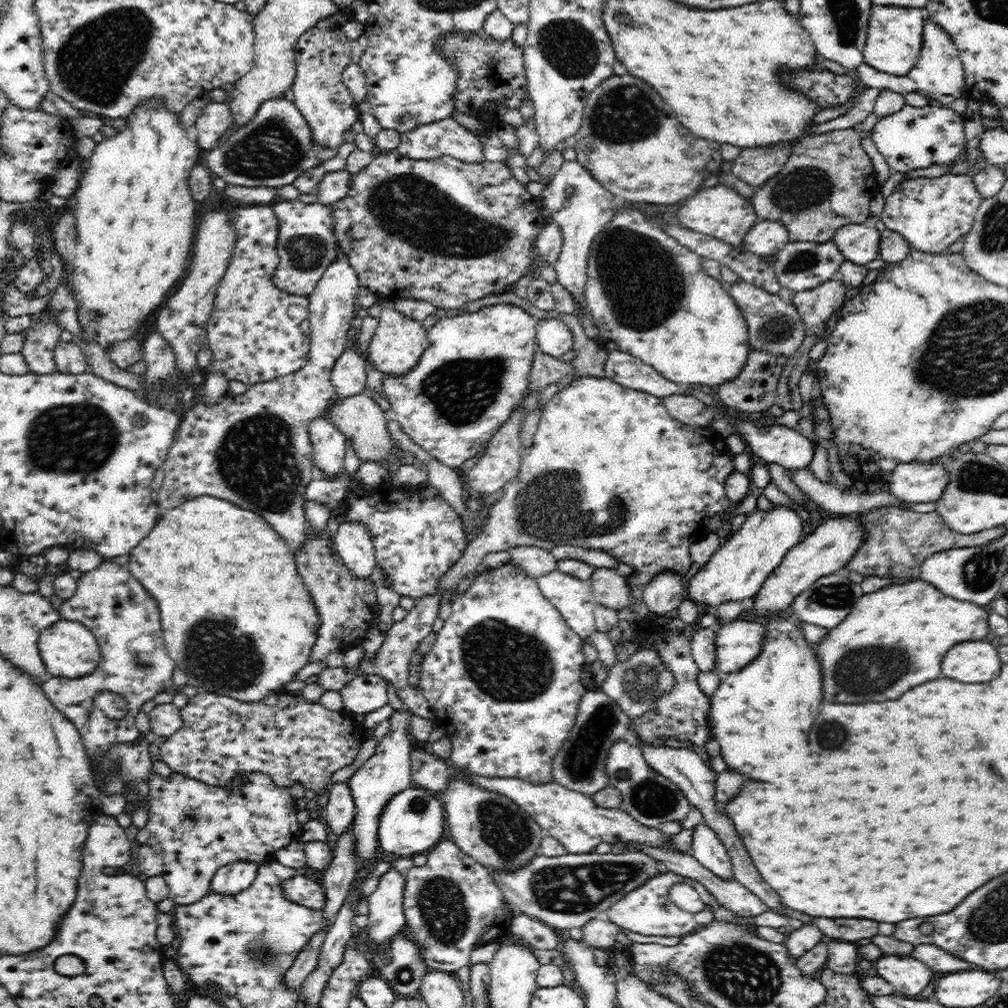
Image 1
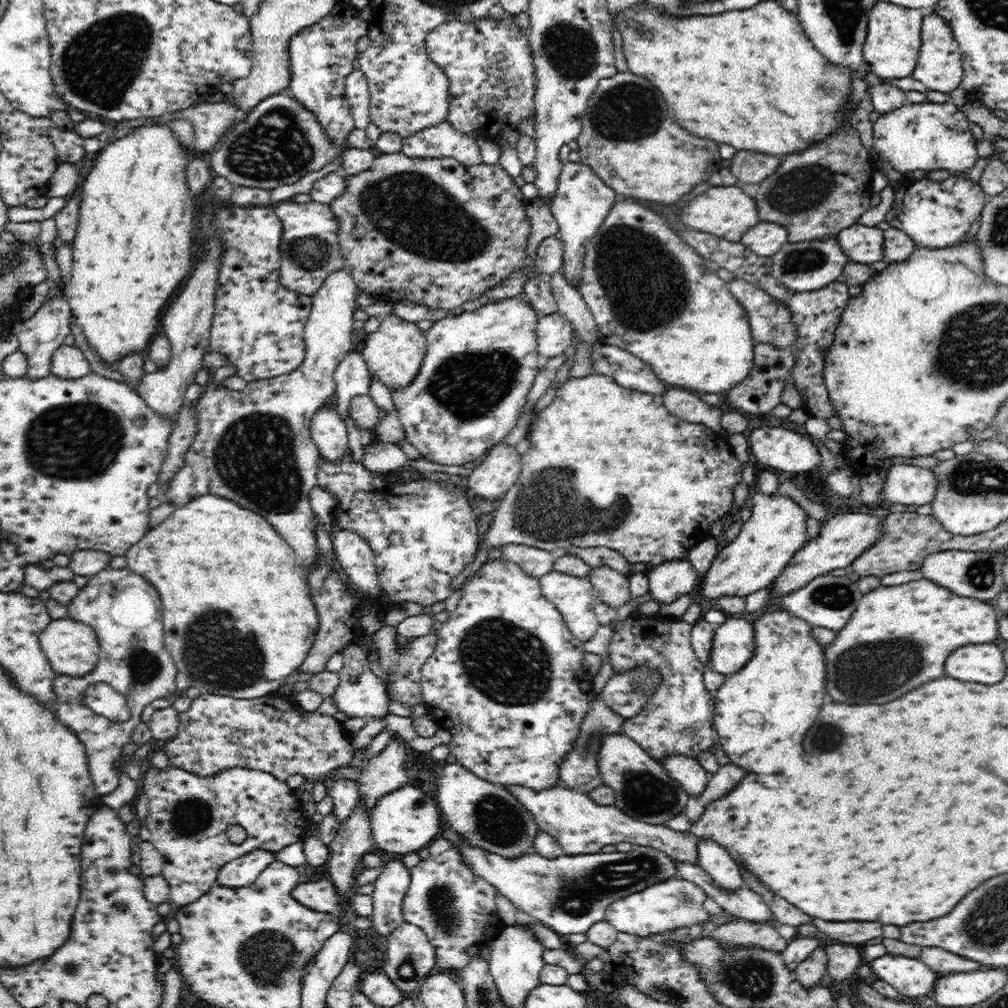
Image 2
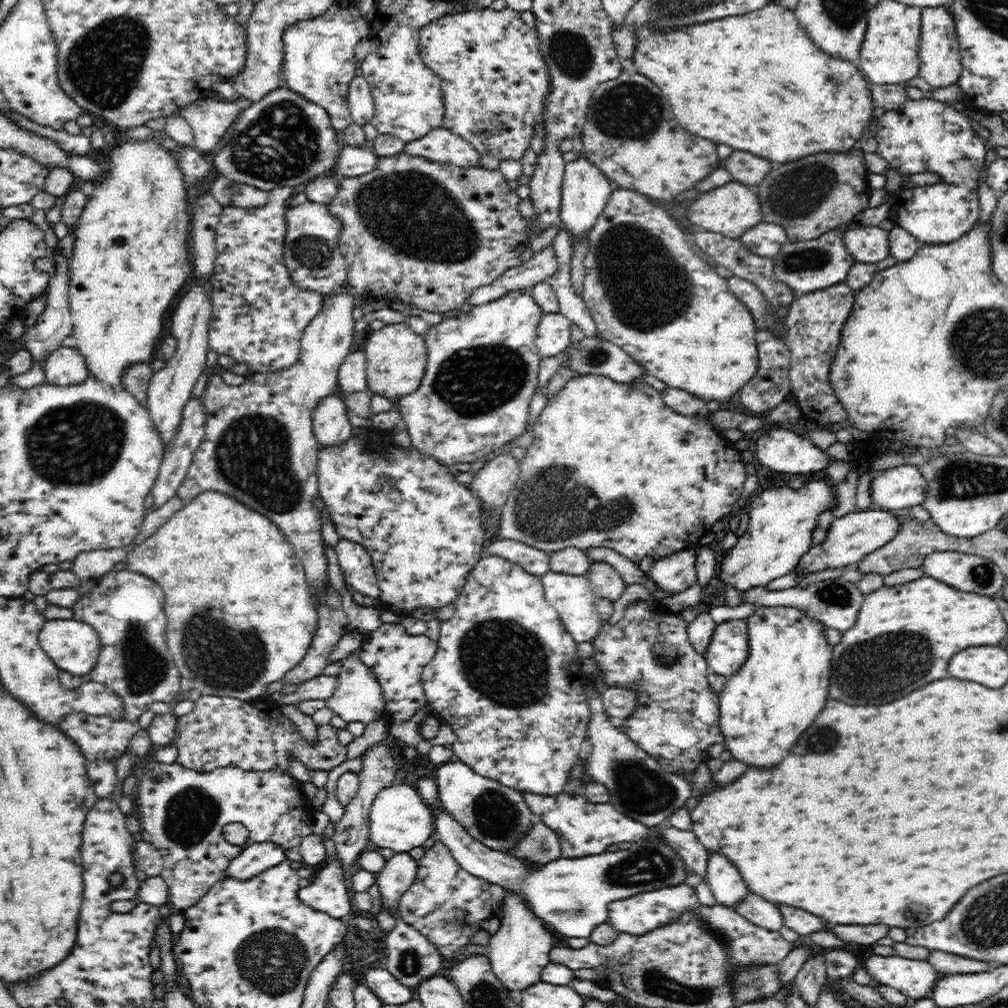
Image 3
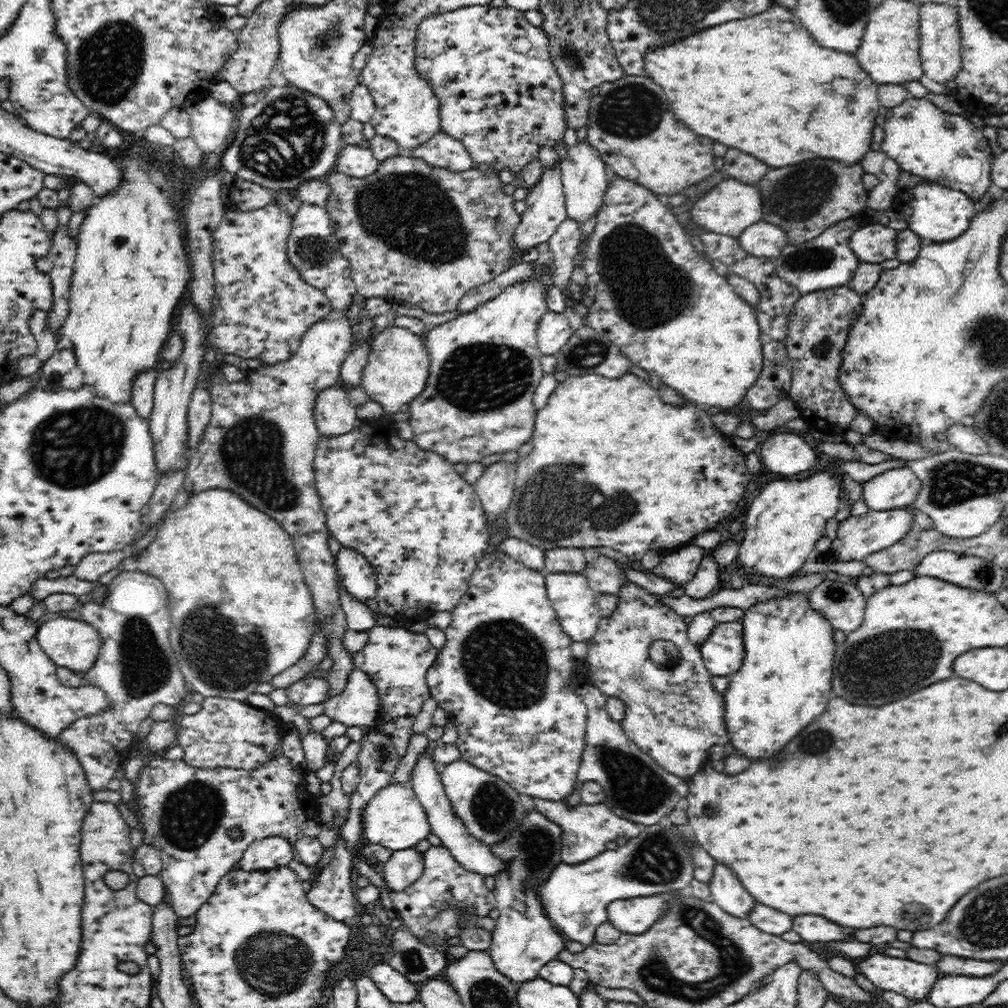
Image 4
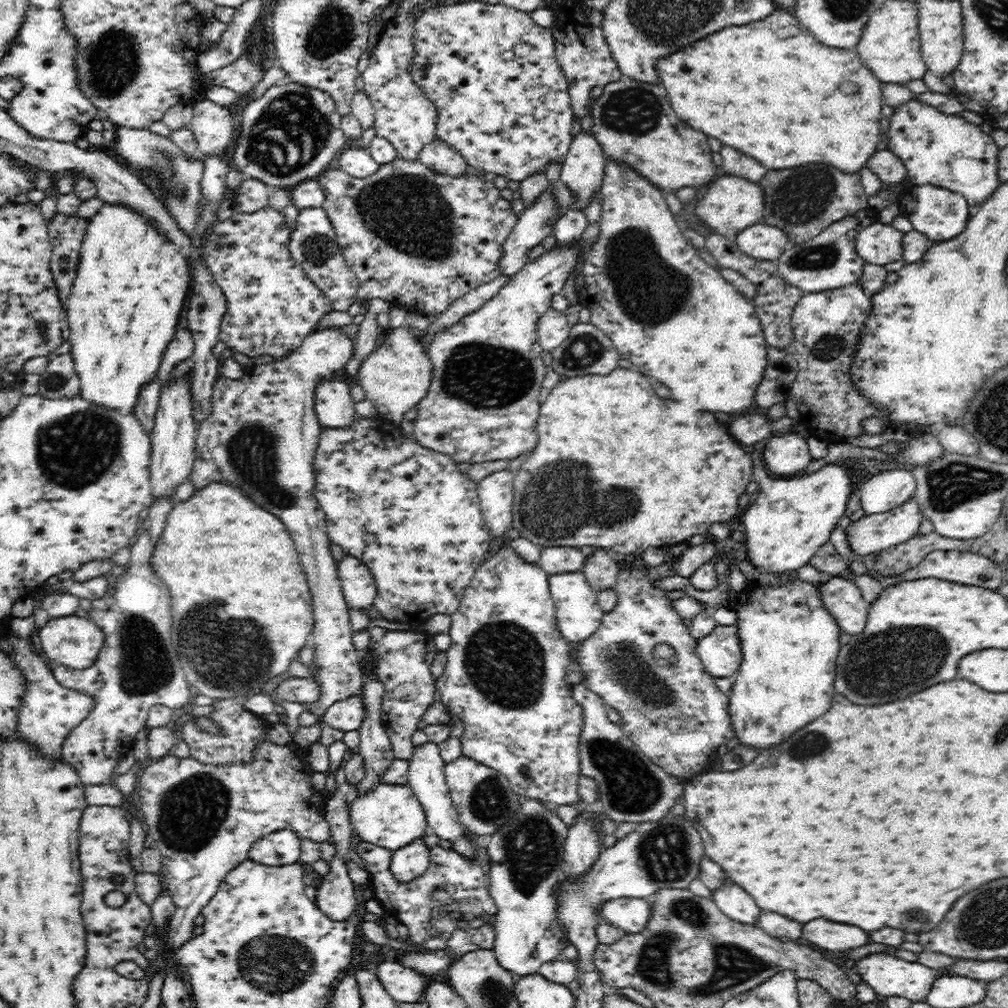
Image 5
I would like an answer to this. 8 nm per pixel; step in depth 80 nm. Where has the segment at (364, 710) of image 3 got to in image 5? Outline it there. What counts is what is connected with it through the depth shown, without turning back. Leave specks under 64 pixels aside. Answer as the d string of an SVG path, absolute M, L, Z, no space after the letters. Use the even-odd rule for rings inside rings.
M360 695L341 700L332 704L325 712L325 723L336 730L346 733L349 730L358 730L364 720L364 703Z

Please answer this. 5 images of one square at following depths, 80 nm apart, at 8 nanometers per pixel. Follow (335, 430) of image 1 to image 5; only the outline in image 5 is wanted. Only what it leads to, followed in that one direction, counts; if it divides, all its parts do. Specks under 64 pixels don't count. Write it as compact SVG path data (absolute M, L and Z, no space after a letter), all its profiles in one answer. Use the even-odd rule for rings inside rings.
M343 372L322 380L315 390L315 413L323 428L344 428L352 424L355 402L350 392L350 380Z

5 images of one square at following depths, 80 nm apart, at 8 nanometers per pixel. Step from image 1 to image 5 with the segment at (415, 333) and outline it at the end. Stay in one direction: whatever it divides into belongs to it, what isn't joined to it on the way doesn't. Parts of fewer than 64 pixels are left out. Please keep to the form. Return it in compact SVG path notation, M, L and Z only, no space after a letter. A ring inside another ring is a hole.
M404 326L390 332L384 342L366 356L358 368L356 382L364 388L366 399L374 404L379 416L400 423L404 414L428 394L432 375L431 358Z

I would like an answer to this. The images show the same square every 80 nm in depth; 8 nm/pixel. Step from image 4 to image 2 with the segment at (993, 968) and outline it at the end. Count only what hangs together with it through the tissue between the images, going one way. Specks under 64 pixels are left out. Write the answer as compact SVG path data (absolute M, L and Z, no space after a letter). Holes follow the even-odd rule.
M924 948L924 952L920 954L920 960L926 962L936 973L945 973L946 975L976 972L986 968L980 962L968 960L942 948Z

